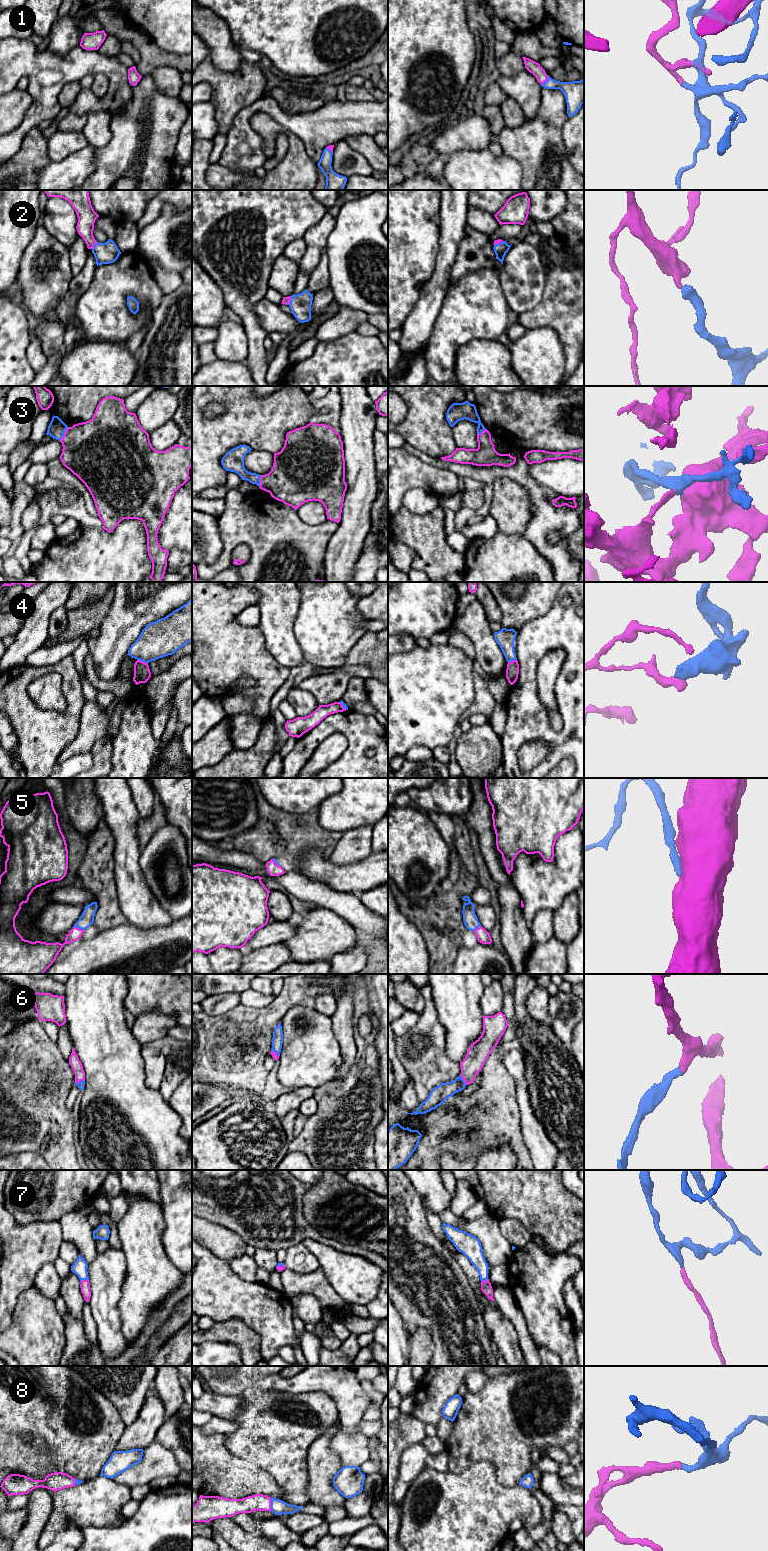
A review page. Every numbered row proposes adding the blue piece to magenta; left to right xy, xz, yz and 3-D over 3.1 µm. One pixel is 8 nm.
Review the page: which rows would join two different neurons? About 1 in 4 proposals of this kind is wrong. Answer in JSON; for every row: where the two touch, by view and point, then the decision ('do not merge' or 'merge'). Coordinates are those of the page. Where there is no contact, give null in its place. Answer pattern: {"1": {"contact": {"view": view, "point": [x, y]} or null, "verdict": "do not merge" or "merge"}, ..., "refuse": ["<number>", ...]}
{"1": {"contact": {"view": "yz", "point": [545, 81]}, "verdict": "merge"}, "2": {"contact": {"view": "xz", "point": [289, 300]}, "verdict": "merge"}, "3": {"contact": {"view": "xy", "point": [64, 434]}, "verdict": "merge"}, "4": {"contact": {"view": "xy", "point": [142, 661]}, "verdict": "do not merge"}, "5": {"contact": {"view": "xy", "point": [79, 929]}, "verdict": "merge"}, "6": {"contact": {"view": "xy", "point": [79, 1081]}, "verdict": "merge"}, "7": {"contact": {"view": "xy", "point": [84, 1280]}, "verdict": "merge"}, "8": {"contact": {"view": "xz", "point": [270, 1504]}, "verdict": "merge"}, "refuse": ["4"]}

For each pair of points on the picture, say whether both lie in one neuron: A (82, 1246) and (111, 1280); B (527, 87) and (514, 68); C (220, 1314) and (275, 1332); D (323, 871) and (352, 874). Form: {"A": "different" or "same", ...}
{"A": "different", "B": "different", "C": "same", "D": "same"}

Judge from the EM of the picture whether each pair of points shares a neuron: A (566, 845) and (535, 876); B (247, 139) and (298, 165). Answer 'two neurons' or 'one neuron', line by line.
A: one neuron
B: two neurons

